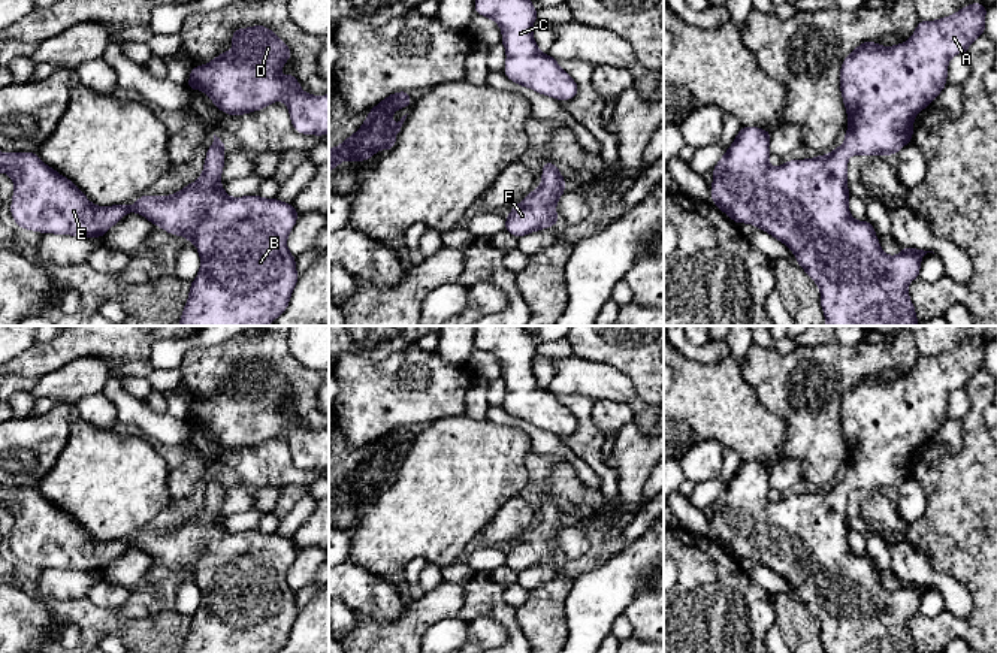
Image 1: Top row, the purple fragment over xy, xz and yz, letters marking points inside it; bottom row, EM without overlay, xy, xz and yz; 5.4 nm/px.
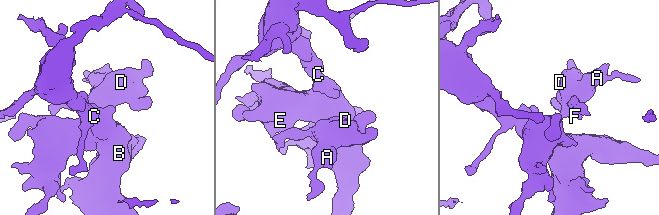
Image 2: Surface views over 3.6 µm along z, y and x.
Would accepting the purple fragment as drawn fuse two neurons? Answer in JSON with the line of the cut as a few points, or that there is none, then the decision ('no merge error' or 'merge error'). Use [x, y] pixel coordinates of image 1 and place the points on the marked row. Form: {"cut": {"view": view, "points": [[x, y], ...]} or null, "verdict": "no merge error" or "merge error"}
{"cut": null, "verdict": "no merge error"}

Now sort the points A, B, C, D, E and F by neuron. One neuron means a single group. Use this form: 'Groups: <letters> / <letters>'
Groups: A B C D E F

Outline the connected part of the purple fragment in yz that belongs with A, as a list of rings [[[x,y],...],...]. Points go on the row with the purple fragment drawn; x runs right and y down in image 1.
[[[972,3],[960,9],[951,16],[945,16],[936,21],[919,21],[915,33],[904,43],[898,43],[895,46],[882,46],[874,43],[873,40],[867,40],[858,45],[852,52],[849,52],[848,57],[843,60],[842,69],[840,69],[840,91],[845,102],[846,112],[848,112],[849,130],[845,131],[845,143],[842,146],[837,146],[830,154],[824,154],[824,155],[818,155],[815,158],[806,158],[806,160],[789,160],[789,161],[785,161],[779,167],[771,167],[768,164],[768,158],[770,158],[768,143],[770,143],[771,131],[762,130],[759,127],[743,126],[738,134],[735,136],[732,145],[728,148],[728,151],[722,155],[722,158],[714,166],[712,172],[713,175],[712,202],[722,212],[731,217],[735,224],[749,223],[758,229],[762,229],[767,233],[770,233],[773,238],[776,238],[777,241],[783,242],[795,254],[797,263],[806,270],[806,273],[816,282],[816,285],[821,290],[821,306],[825,315],[825,326],[918,326],[919,321],[916,318],[915,306],[909,297],[907,285],[913,279],[919,278],[921,259],[927,253],[933,253],[933,251],[903,247],[901,253],[894,257],[883,253],[871,223],[868,220],[856,221],[852,218],[849,212],[848,202],[849,202],[851,193],[848,190],[848,158],[855,154],[862,154],[870,157],[873,155],[886,157],[889,154],[898,154],[900,149],[906,143],[912,142],[913,120],[916,114],[925,109],[946,87],[949,60],[957,54],[966,54],[972,42],[985,33],[985,15],[987,15],[985,4]]]

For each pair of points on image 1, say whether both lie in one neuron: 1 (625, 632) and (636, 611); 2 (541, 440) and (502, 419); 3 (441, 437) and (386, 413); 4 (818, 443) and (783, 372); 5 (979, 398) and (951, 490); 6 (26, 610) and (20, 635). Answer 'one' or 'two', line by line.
1: two
2: one
3: two
4: one
5: one
6: one

